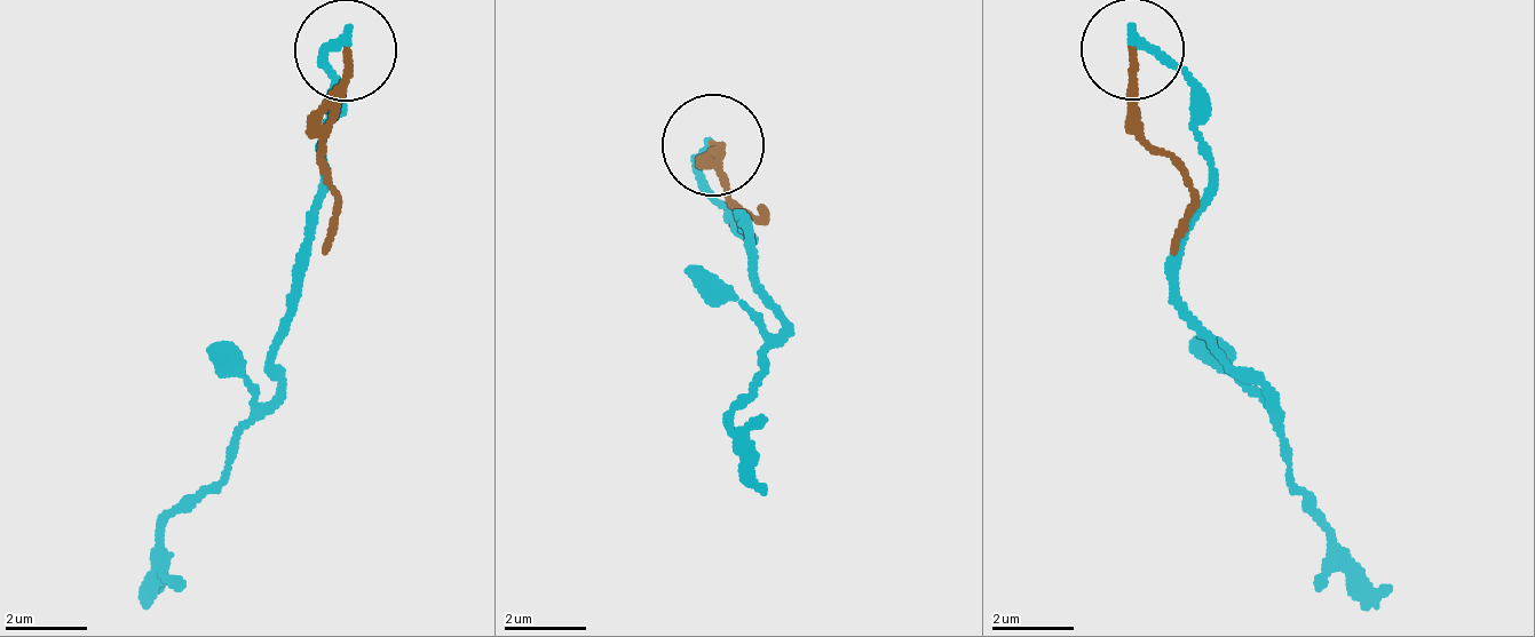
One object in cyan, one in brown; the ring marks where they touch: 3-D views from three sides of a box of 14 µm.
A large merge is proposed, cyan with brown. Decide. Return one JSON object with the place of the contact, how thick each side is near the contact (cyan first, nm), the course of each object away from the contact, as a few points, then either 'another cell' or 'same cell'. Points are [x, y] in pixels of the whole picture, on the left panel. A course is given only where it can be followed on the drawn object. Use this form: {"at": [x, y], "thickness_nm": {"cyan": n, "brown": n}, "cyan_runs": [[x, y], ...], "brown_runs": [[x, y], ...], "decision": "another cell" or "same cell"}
{"at": [346, 50], "thickness_nm": {"cyan": 240, "brown": 190}, "cyan_runs": [[349, 42], [332, 78], [326, 198], [313, 231], [290, 332], [229, 475], [166, 523], [150, 608]], "brown_runs": [[349, 53], [324, 143], [332, 180], [325, 252]], "decision": "another cell"}

